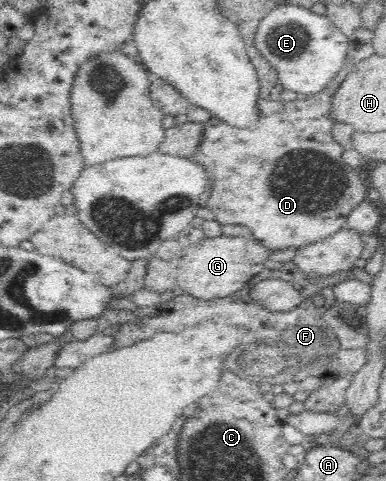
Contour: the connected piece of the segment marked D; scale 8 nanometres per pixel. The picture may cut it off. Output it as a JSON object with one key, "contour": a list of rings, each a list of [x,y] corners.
{"contour":[[[335,79],[319,93],[309,95],[308,98],[303,100],[295,99],[285,102],[281,99],[271,101],[260,97],[257,100],[258,118],[256,119],[256,124],[254,126],[233,126],[223,120],[219,120],[217,116],[212,116],[211,119],[207,120],[207,123],[204,125],[201,145],[199,145],[197,153],[194,153],[192,157],[195,163],[206,169],[211,182],[215,183],[215,187],[231,187],[231,189],[211,189],[211,195],[209,195],[209,205],[207,205],[207,207],[215,213],[215,217],[217,217],[221,223],[225,223],[225,225],[245,225],[245,227],[253,231],[255,238],[263,239],[261,244],[265,245],[265,247],[270,251],[289,249],[289,247],[301,249],[301,247],[305,247],[305,245],[311,245],[313,242],[326,239],[329,235],[333,235],[333,233],[337,233],[337,231],[341,231],[341,229],[345,228],[347,217],[353,213],[355,206],[368,200],[367,196],[365,197],[368,189],[357,175],[349,173],[349,171],[352,170],[350,167],[343,165],[342,155],[344,149],[332,136],[333,120],[330,118],[332,110],[332,95],[336,92],[342,81],[343,80]]]}

